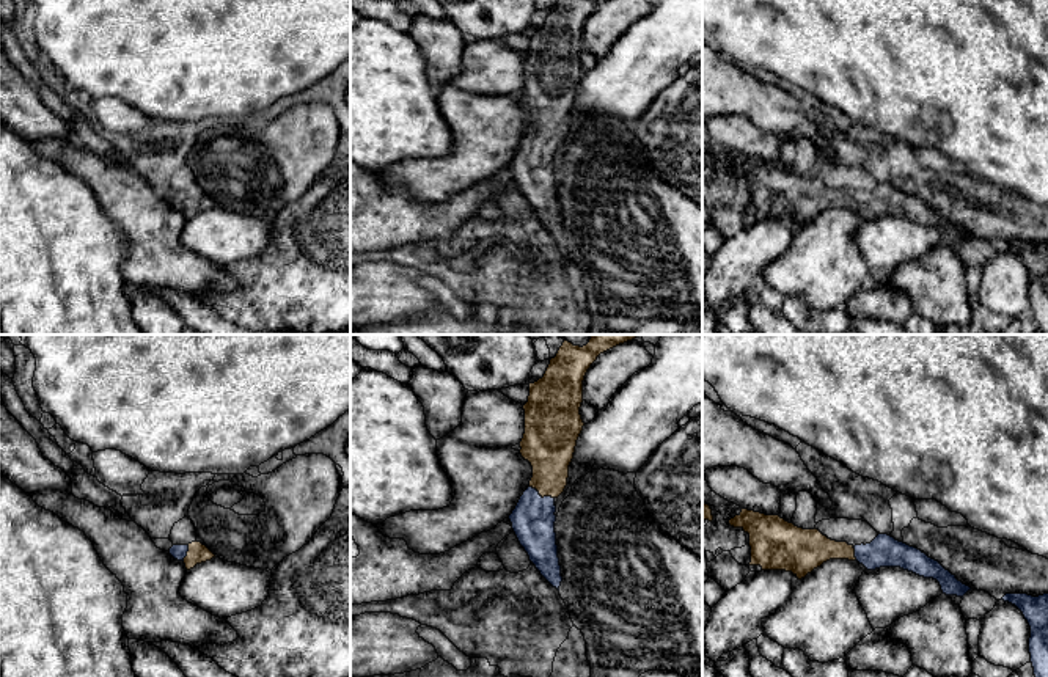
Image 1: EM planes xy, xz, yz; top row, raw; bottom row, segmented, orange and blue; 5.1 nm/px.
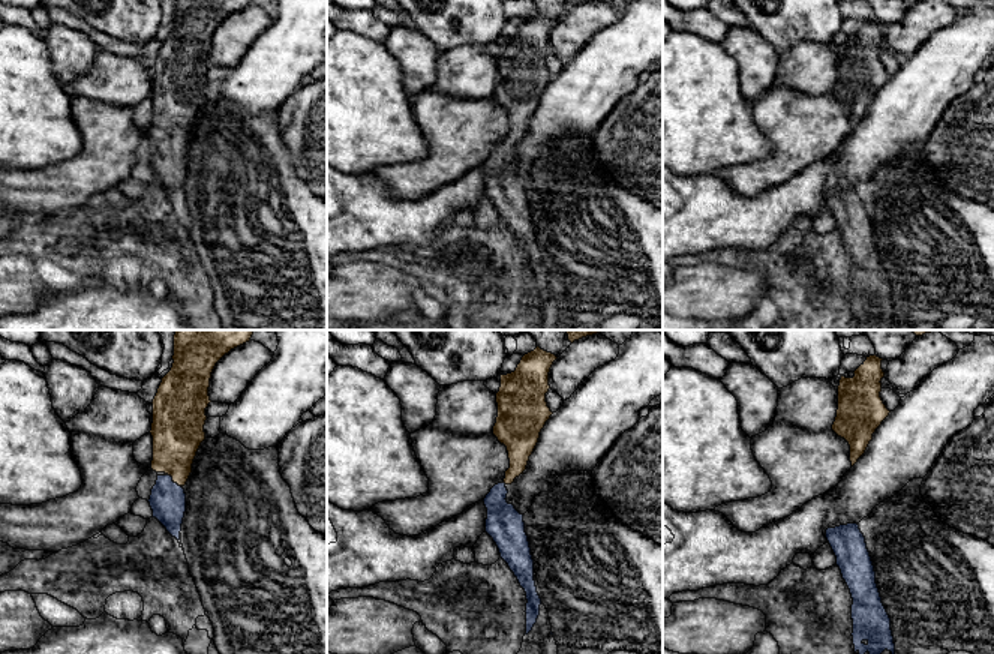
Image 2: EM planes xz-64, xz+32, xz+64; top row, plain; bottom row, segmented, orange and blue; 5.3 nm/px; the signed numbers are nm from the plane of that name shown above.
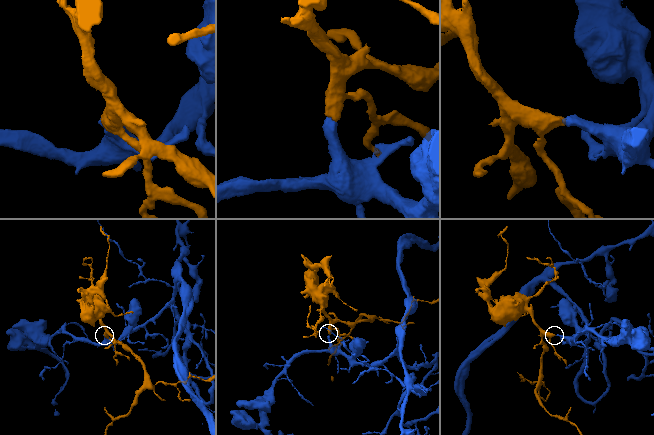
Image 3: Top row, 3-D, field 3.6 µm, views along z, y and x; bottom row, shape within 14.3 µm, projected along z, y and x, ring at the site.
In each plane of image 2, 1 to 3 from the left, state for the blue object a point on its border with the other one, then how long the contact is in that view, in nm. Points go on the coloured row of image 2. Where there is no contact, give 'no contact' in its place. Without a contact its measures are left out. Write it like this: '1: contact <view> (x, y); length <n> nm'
1: contact xz-64 (173, 480); length 110 nm
2: no contact
3: no contact

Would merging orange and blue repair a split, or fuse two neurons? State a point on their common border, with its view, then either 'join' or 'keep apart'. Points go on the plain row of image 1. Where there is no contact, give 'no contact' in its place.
xz (542, 145) | join

